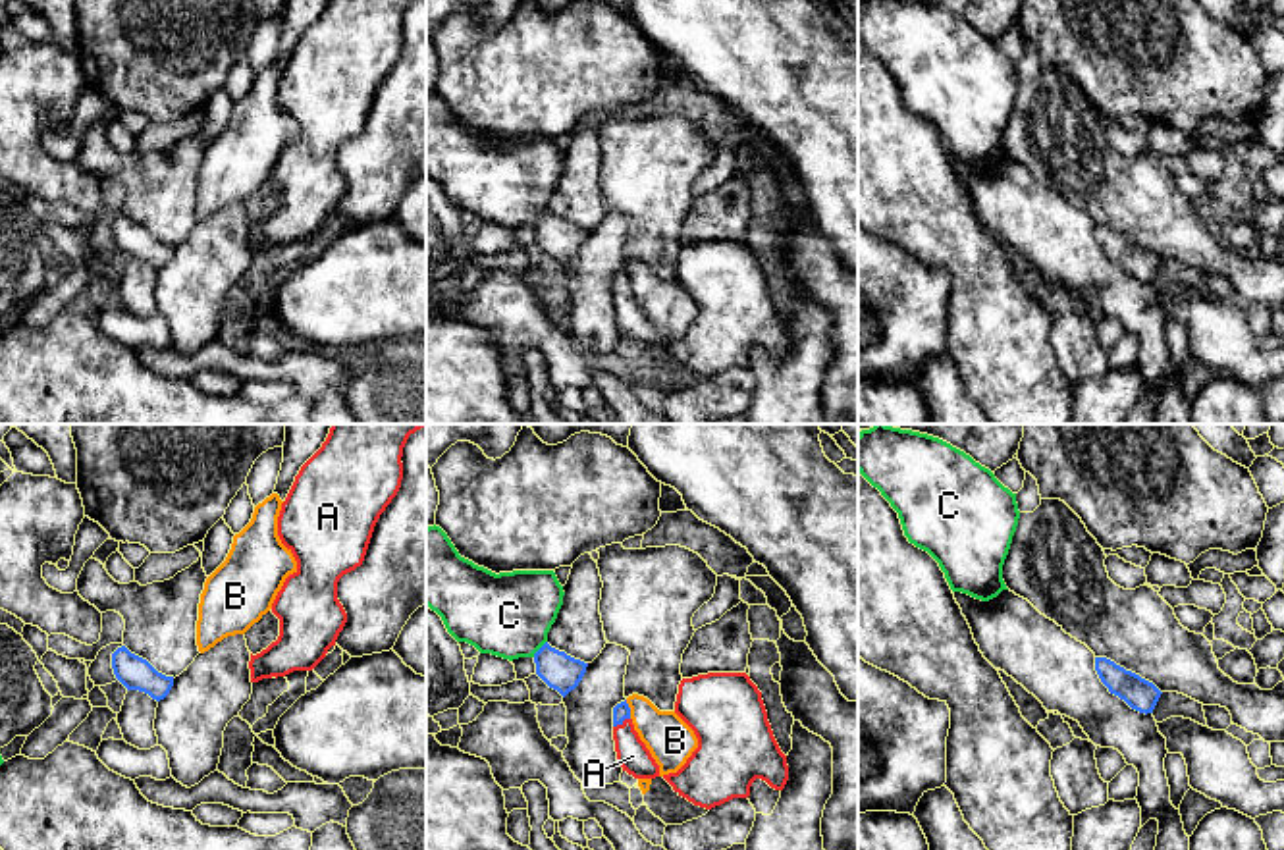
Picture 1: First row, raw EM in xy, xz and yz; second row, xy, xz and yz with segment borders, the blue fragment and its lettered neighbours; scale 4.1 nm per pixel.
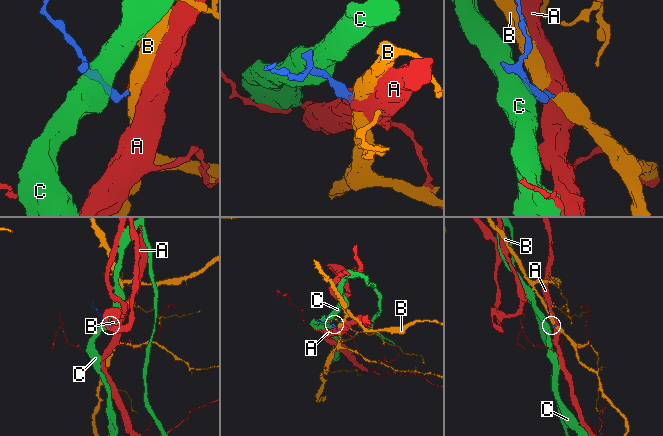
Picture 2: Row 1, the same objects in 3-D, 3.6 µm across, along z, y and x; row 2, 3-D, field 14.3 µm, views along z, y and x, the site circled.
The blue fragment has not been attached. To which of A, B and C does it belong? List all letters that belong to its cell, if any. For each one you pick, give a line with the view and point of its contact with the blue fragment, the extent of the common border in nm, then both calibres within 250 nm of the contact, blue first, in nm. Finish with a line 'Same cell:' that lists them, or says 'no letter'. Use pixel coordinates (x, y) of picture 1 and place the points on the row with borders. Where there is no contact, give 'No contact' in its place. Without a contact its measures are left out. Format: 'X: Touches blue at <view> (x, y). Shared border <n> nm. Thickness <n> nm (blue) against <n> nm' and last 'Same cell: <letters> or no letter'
A: Touches blue at xz (621, 721). Shared border 80 nm. Thickness 70 nm (blue) against 140 nm
Same cell: A

